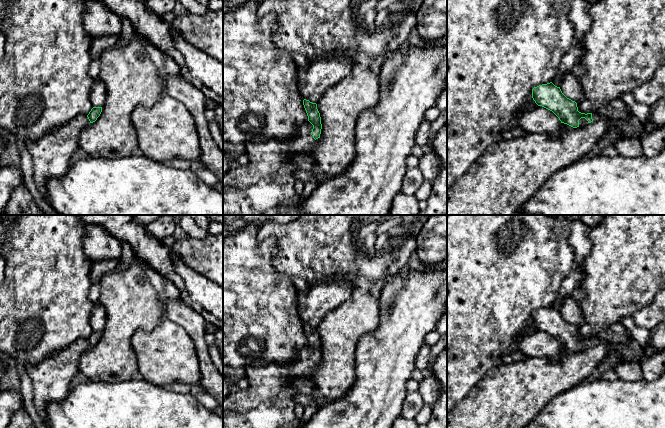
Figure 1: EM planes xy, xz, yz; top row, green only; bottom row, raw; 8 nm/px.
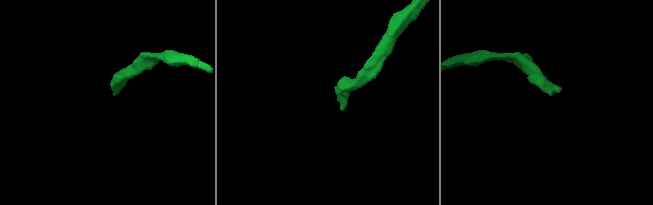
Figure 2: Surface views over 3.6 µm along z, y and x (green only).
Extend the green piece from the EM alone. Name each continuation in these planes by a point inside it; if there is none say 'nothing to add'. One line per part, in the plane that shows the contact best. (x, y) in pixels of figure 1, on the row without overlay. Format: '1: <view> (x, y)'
1: xz (269, 401)

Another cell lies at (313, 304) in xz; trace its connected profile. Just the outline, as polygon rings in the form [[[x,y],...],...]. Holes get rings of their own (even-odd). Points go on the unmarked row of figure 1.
[[[341,280],[298,291],[297,311],[302,321],[317,328],[328,312],[351,298],[353,286],[353,282]]]

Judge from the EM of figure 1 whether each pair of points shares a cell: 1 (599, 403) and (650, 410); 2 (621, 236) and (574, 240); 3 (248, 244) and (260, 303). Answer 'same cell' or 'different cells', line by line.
1: same cell
2: different cells
3: same cell

